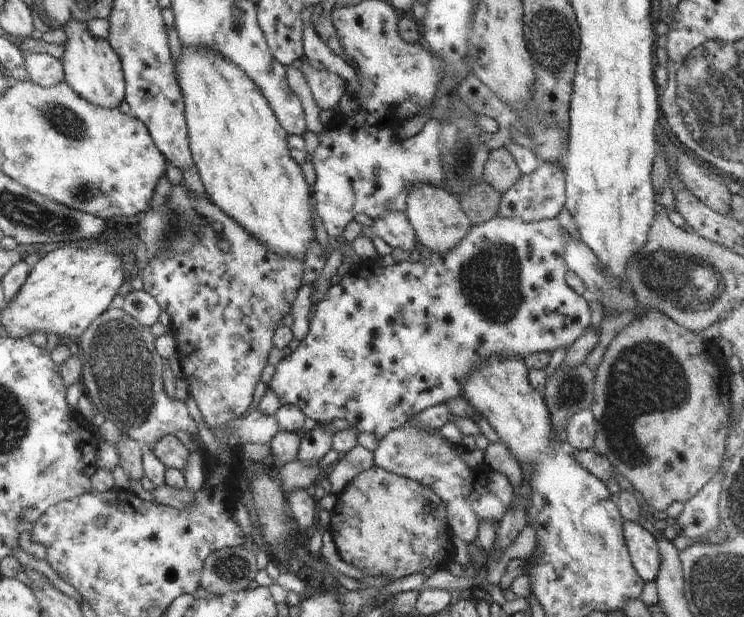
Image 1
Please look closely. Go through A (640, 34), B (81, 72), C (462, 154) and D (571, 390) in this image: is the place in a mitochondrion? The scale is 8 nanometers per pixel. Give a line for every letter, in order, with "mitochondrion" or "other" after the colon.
A: other
B: other
C: mitochondrion
D: mitochondrion

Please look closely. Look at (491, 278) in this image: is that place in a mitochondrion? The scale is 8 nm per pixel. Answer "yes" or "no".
yes

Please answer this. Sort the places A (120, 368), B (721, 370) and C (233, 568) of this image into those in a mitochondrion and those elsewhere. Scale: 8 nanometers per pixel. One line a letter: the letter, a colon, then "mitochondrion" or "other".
A: mitochondrion
B: other
C: mitochondrion

